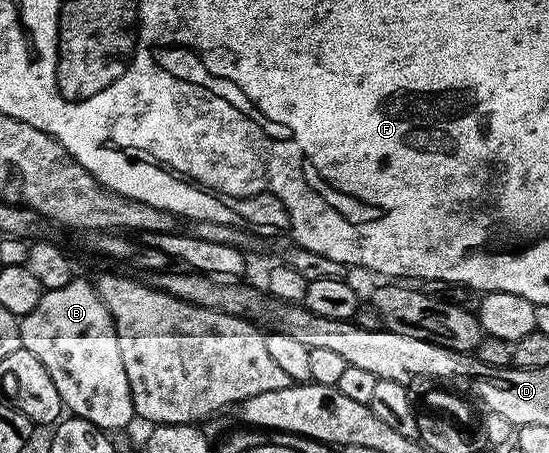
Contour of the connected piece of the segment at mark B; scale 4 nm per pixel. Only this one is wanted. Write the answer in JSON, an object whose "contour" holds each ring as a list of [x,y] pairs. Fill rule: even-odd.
{"contour":[[[82,277],[71,279],[69,285],[61,285],[61,289],[44,291],[41,301],[37,301],[37,309],[19,319],[21,346],[29,353],[34,353],[41,360],[41,365],[49,369],[49,377],[53,377],[53,385],[57,385],[57,393],[61,393],[64,408],[74,418],[89,421],[108,433],[116,433],[136,418],[133,397],[129,393],[129,377],[125,377],[125,364],[121,362],[118,340],[113,317],[95,292],[94,282],[87,280],[86,283]]]}

